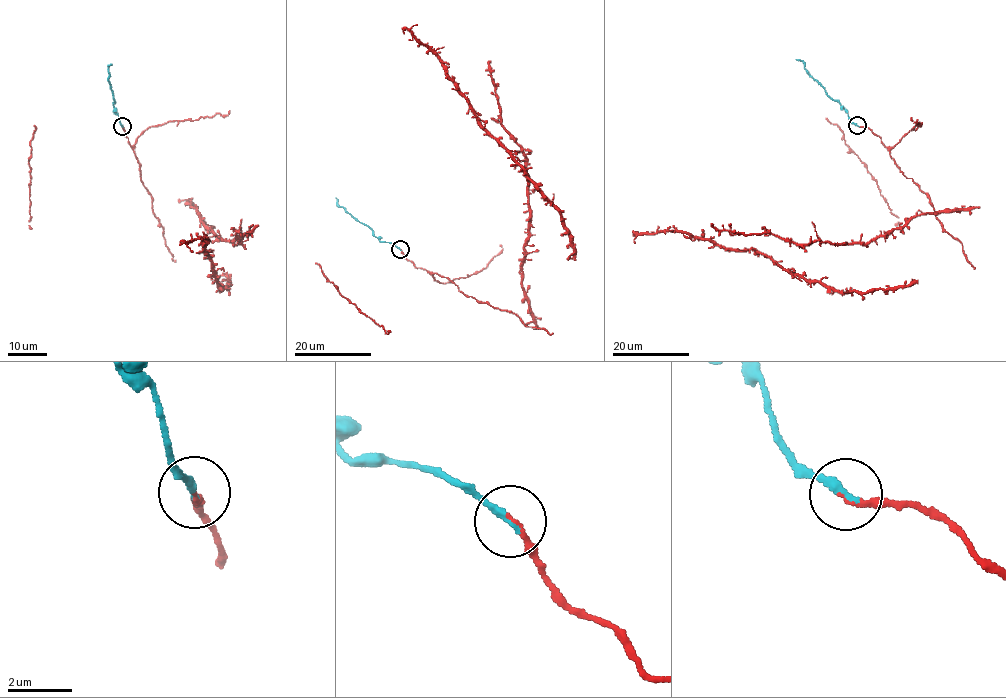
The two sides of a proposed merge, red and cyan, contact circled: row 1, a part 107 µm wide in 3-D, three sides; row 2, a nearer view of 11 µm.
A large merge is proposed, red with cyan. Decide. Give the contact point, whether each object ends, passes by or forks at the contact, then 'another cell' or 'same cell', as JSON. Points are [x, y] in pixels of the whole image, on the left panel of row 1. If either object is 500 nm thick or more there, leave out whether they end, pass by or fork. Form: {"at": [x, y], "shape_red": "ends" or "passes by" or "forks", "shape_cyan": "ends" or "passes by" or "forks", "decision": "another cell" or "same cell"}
{"at": [122, 126], "shape_red": "ends", "shape_cyan": "ends", "decision": "same cell"}

